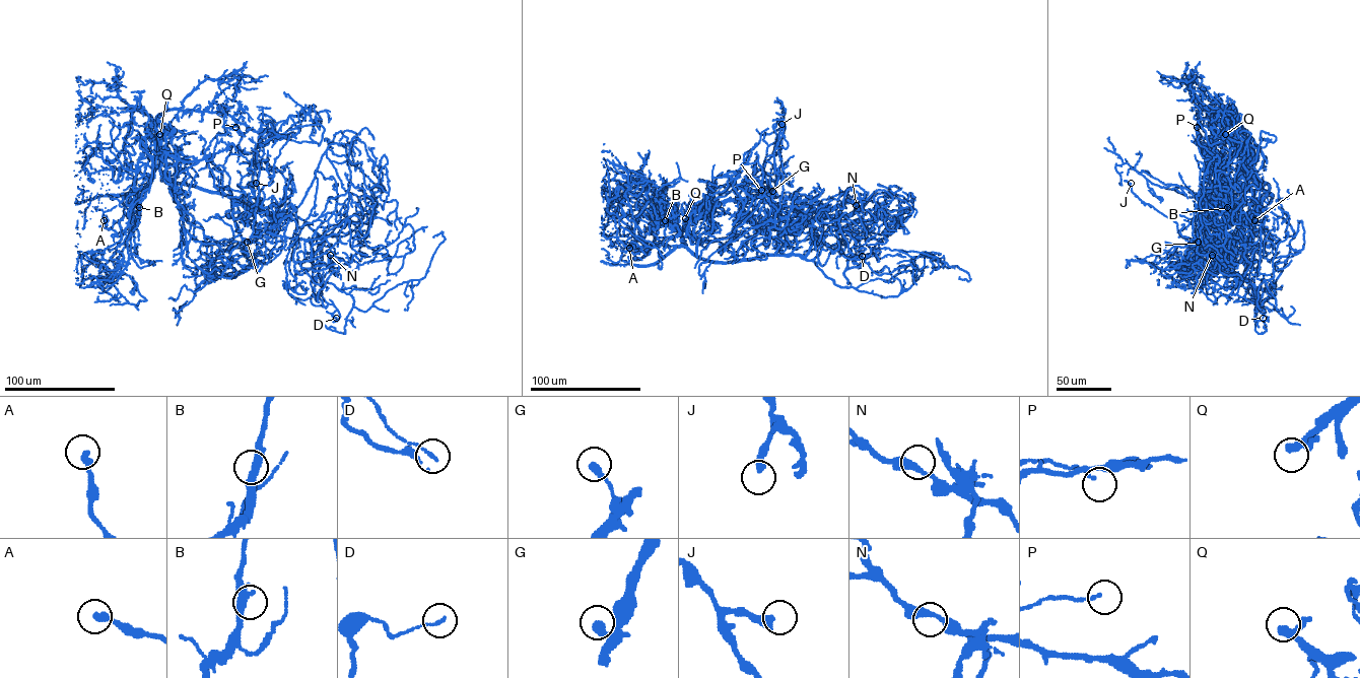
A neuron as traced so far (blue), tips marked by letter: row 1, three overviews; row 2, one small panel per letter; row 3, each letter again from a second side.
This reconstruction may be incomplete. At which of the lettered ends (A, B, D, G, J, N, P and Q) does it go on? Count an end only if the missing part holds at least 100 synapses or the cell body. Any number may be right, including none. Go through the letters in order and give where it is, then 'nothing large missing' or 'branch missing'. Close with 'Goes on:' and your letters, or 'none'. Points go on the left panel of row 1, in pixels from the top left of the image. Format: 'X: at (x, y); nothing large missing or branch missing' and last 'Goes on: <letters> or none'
A: at (104, 220); nothing large missing
B: at (139, 207); nothing large missing
D: at (336, 318); nothing large missing
G: at (247, 242); nothing large missing
J: at (256, 183); nothing large missing
N: at (330, 255); nothing large missing
P: at (235, 127); nothing large missing
Q: at (159, 134); branch missing
Goes on: Q

